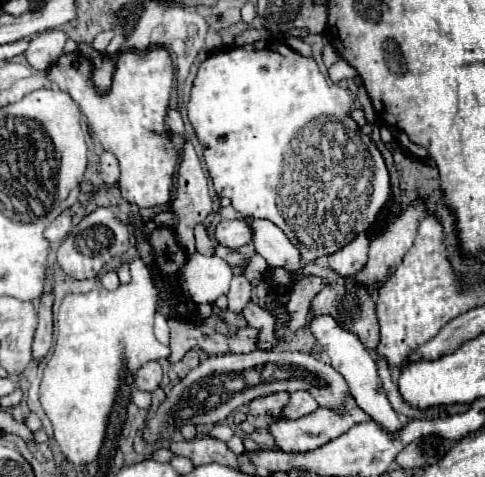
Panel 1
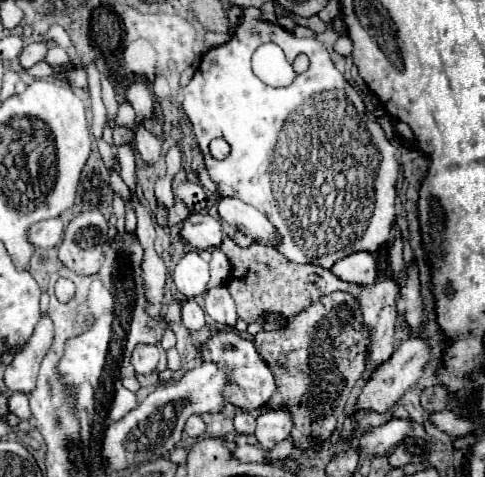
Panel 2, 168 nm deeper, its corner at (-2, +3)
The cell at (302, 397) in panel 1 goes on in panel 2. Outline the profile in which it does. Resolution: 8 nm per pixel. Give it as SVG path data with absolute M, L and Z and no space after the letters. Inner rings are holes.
M289 407L269 409L257 417L255 437L265 449L273 449L279 441L287 439L293 429L293 419Z

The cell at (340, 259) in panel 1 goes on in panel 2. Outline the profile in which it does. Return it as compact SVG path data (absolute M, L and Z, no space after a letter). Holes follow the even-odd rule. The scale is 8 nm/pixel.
M355 251L343 259L339 259L331 271L349 283L359 283L359 285L371 285L377 277L377 263L375 255L369 251Z

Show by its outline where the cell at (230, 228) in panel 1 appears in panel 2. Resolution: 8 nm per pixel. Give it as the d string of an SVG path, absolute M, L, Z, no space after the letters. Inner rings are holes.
M197 213L197 215L189 215L187 221L183 221L179 235L193 247L197 249L207 249L211 247L219 247L223 243L223 239L227 237L227 233L223 231L223 225L219 219L211 217L209 213Z

